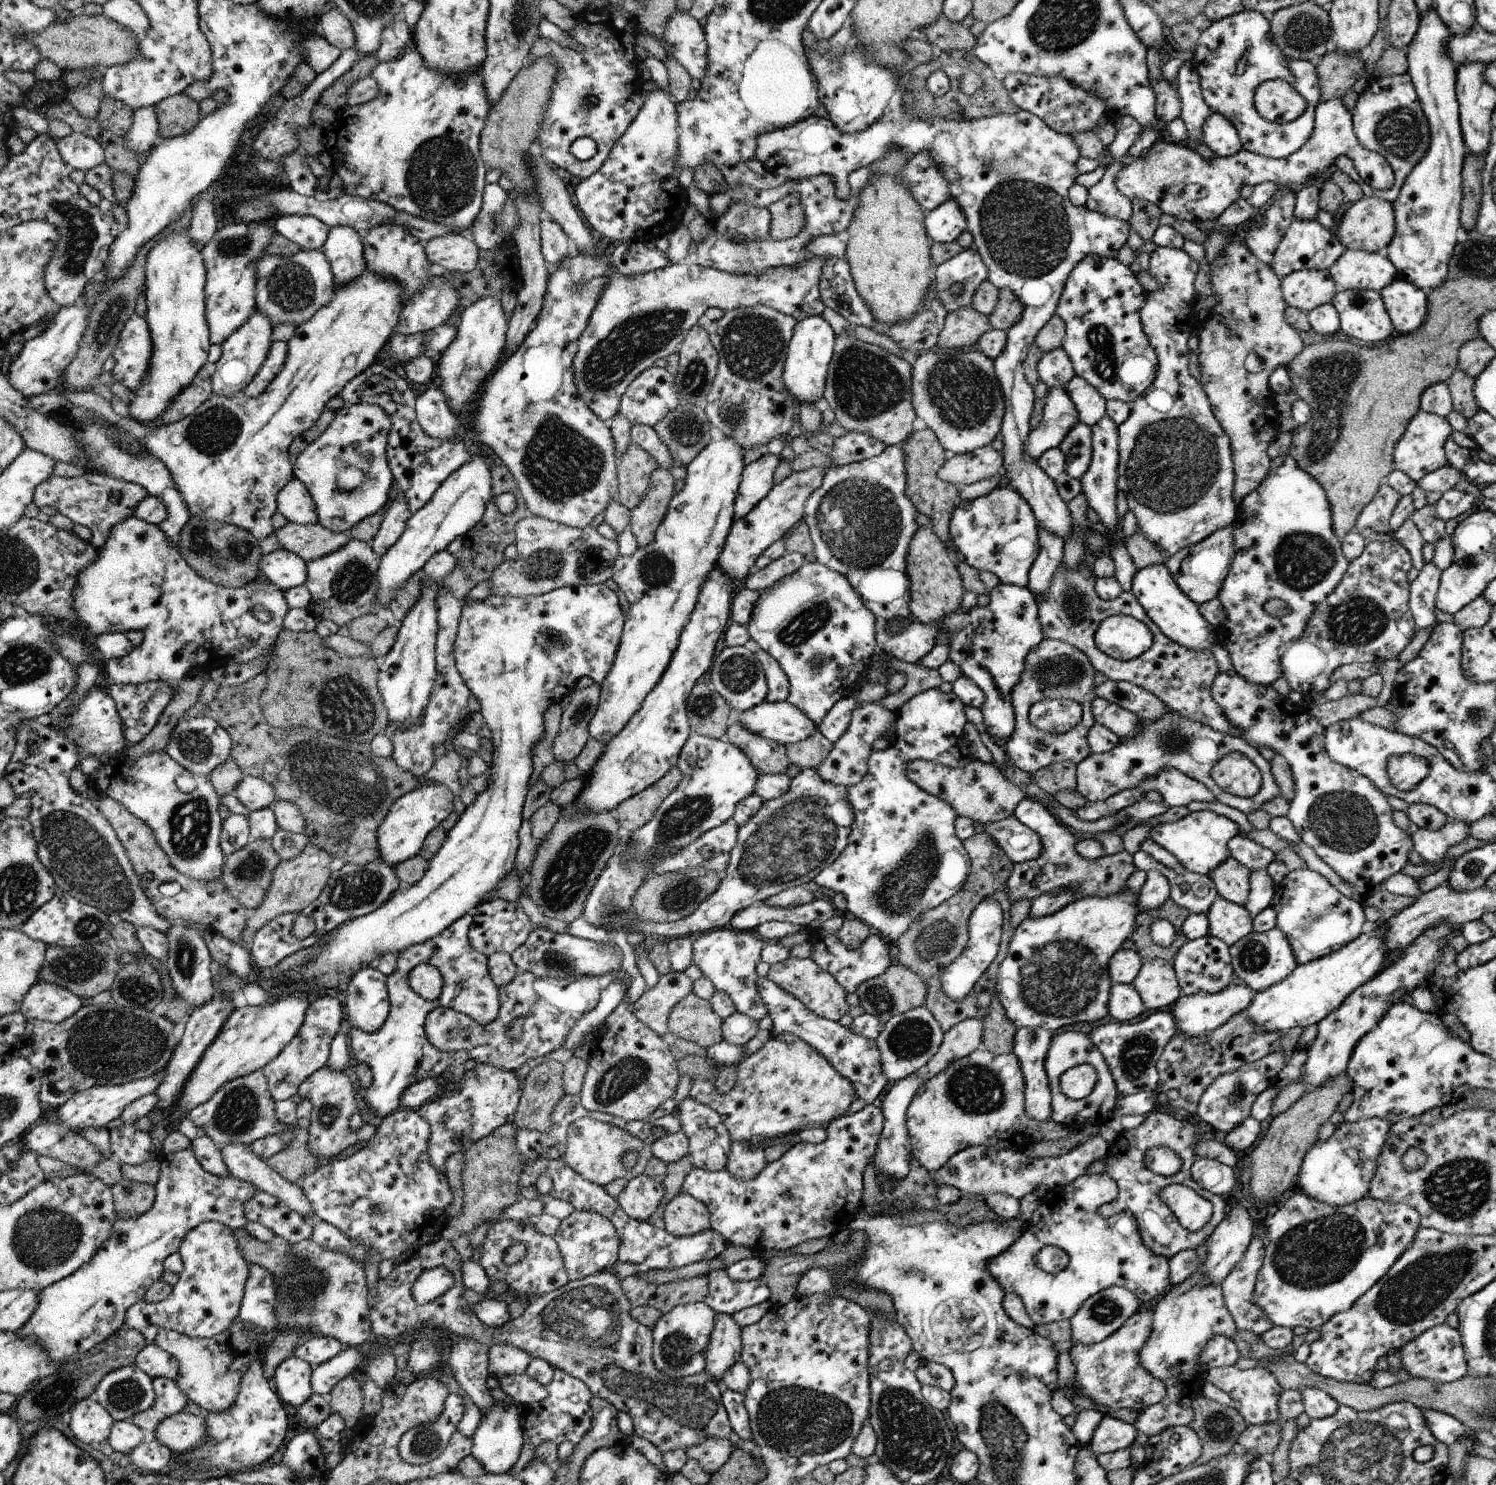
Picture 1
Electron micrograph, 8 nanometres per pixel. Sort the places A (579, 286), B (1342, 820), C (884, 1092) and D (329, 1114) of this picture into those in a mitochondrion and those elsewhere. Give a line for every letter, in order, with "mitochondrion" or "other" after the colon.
A: mitochondrion
B: mitochondrion
C: other
D: mitochondrion

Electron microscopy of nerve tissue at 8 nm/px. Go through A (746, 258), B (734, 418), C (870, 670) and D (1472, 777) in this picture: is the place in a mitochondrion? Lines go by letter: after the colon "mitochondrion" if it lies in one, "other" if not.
A: mitochondrion
B: mitochondrion
C: other
D: other

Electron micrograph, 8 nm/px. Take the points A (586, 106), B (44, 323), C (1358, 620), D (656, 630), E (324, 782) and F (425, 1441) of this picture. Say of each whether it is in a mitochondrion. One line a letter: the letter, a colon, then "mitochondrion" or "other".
A: mitochondrion
B: other
C: mitochondrion
D: other
E: mitochondrion
F: mitochondrion

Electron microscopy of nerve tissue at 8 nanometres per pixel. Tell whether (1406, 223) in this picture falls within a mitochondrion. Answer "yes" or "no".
no

